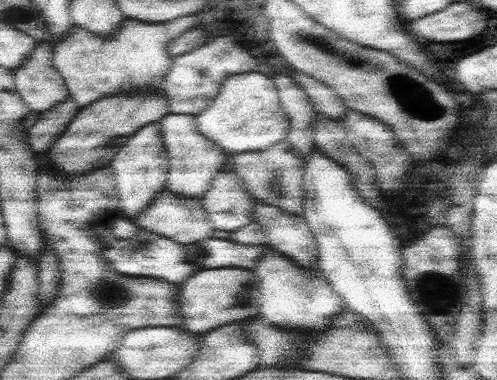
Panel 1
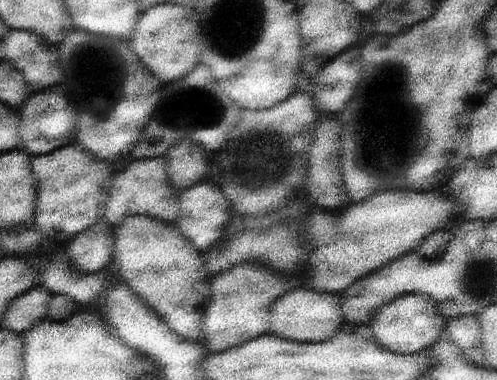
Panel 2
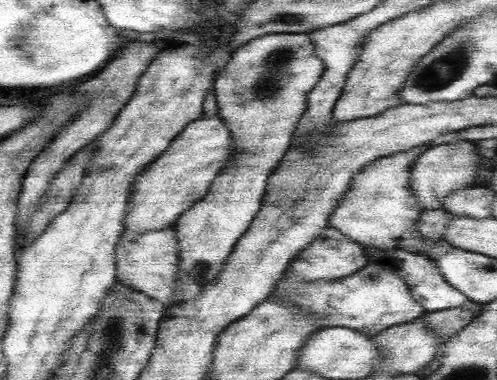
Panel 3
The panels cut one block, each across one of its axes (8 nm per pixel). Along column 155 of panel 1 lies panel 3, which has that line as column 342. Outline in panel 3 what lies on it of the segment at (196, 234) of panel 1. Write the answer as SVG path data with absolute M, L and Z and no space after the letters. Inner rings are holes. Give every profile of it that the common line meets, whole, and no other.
M416 146L414 150L392 154L390 158L378 158L378 162L370 162L366 168L362 168L352 184L350 190L344 194L344 198L338 202L330 216L330 228L340 230L350 240L370 248L370 246L382 246L386 242L392 242L396 238L414 238L414 222L422 214L424 206L418 202L418 198L410 192L410 170L412 164L418 162L418 156L424 154L428 146Z

